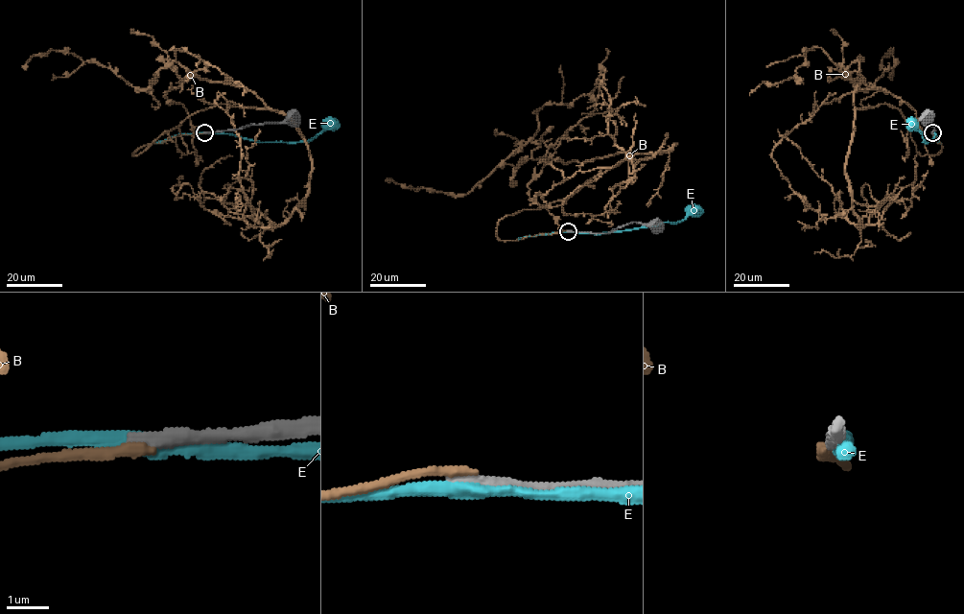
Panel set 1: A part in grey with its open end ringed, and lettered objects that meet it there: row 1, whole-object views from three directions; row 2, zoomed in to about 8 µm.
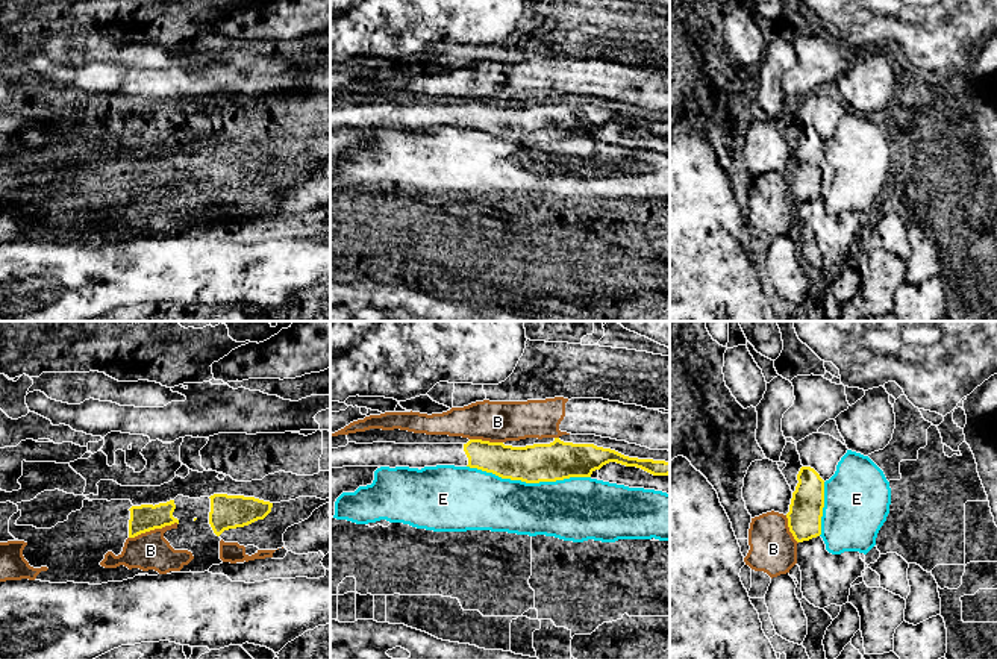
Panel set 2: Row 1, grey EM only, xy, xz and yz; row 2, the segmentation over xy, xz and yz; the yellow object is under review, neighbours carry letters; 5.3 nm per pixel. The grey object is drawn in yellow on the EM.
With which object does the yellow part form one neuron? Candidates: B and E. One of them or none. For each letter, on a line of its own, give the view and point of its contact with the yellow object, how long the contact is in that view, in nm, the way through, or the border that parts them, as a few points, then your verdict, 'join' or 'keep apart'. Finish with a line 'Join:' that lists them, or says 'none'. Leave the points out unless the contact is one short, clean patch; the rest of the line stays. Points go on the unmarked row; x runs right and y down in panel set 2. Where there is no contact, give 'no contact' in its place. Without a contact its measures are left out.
B: xy (153, 190) | 280 nm | keep apart
E: xz (529, 143) | 650 nm | keep apart
Join: none

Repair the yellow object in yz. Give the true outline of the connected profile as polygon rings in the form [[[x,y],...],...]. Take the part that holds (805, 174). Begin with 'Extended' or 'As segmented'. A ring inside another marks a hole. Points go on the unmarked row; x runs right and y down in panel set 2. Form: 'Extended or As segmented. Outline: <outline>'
As segmented. Outline: [[[802,127],[797,141],[786,179],[794,200],[803,203],[821,195],[824,141],[811,127]]]

